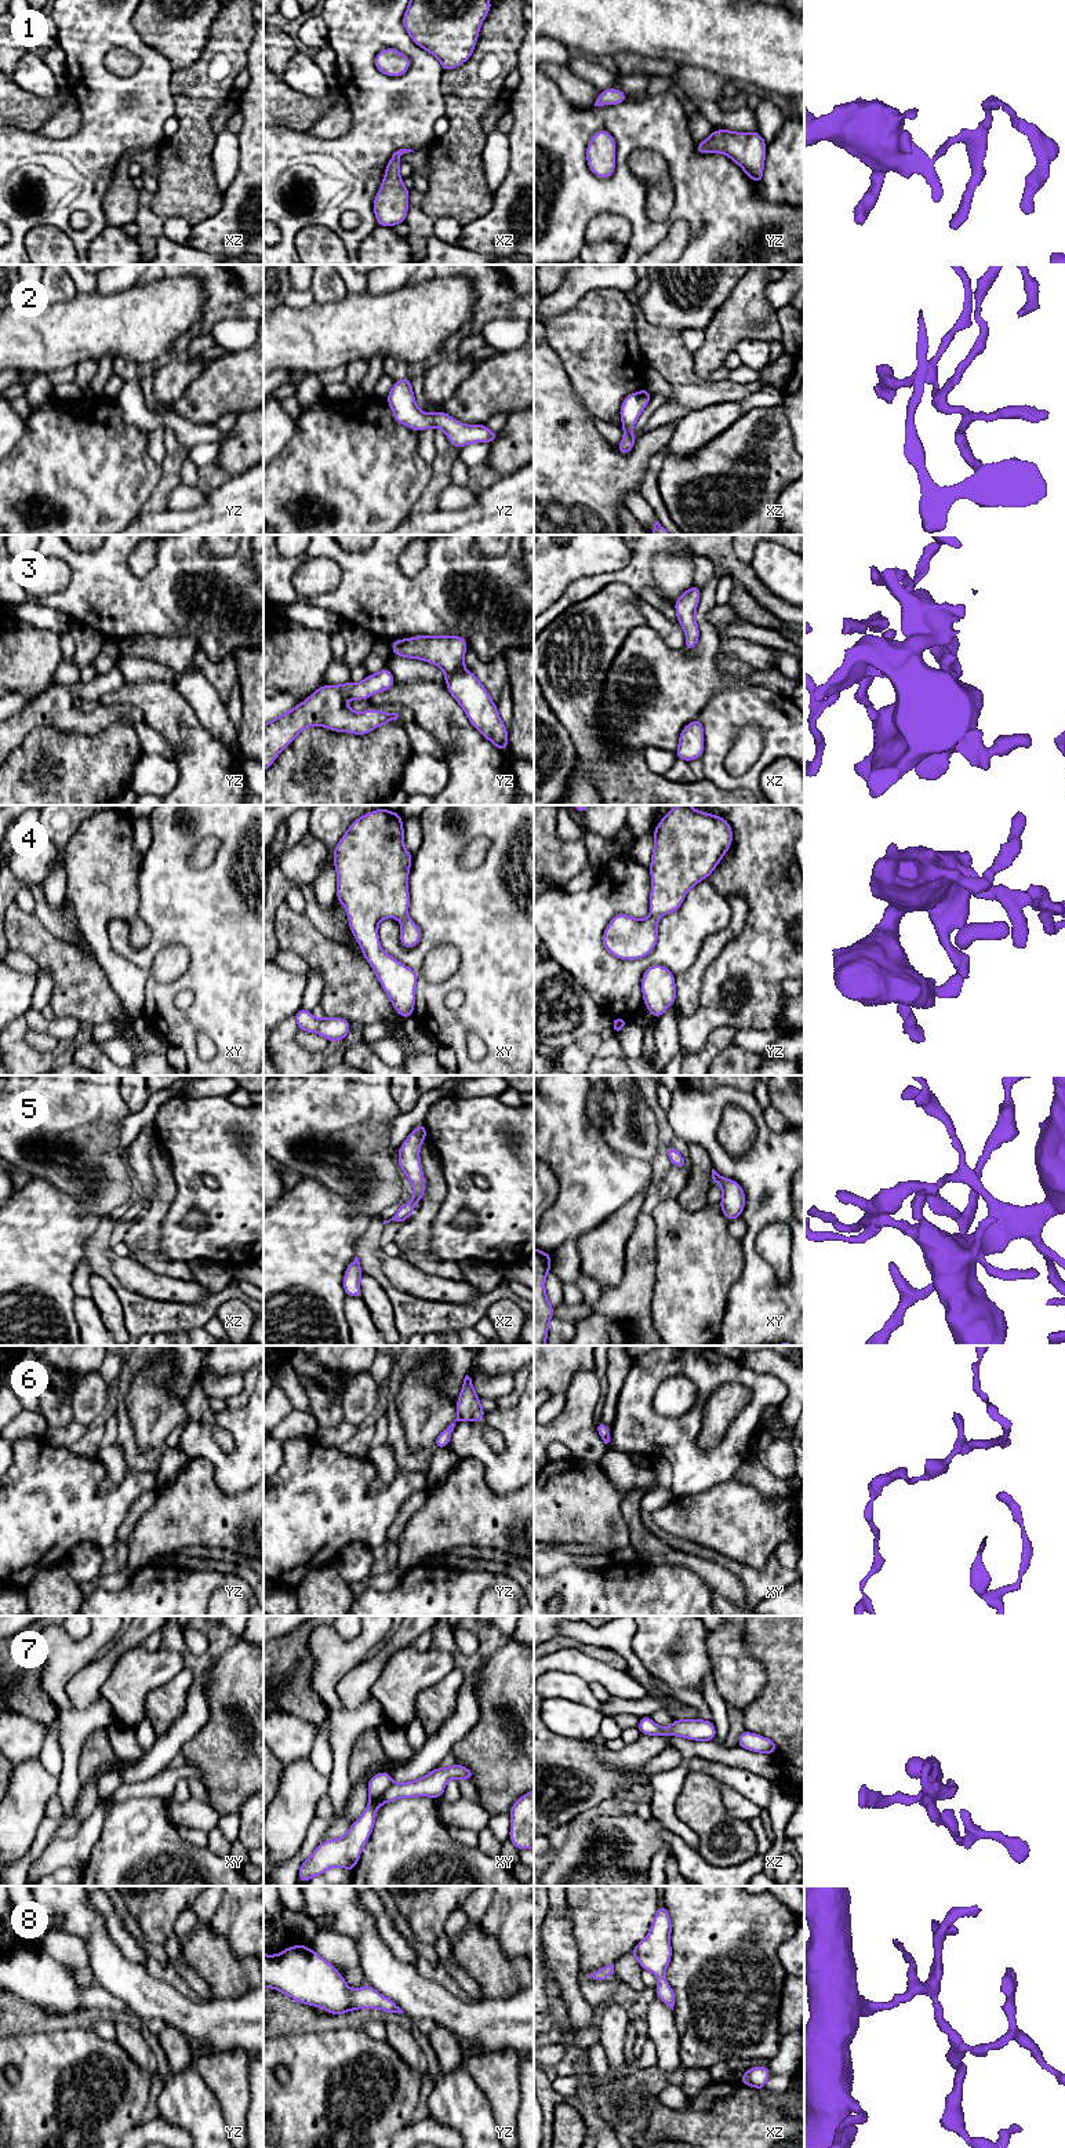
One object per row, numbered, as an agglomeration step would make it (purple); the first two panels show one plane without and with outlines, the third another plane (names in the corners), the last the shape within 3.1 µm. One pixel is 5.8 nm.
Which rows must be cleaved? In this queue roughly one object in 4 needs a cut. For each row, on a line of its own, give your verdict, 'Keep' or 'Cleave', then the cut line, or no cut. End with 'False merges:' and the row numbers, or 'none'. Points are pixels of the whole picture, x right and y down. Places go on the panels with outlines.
1: Keep. No split
2: Keep. No split
3: Keep. No split
4: Keep. No split
5: Keep. No split
6: Keep. No split
7: Keep. No split
8: Keep. No split
False merges: none

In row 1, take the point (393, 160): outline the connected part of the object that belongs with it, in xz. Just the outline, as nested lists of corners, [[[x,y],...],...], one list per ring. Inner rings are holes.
[[[400,149],[392,154],[385,170],[382,185],[374,199],[372,208],[378,226],[392,227],[406,222],[408,211],[408,193],[400,172],[399,157],[411,149]]]

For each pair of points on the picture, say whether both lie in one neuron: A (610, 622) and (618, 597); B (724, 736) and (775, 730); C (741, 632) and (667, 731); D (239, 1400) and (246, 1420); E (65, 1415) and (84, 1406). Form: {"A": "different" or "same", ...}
{"A": "same", "B": "same", "C": "different", "D": "different", "E": "different"}

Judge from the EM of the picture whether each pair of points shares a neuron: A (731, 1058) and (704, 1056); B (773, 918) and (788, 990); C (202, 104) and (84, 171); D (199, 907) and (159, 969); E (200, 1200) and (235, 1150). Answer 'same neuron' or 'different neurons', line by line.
A: different neurons
B: different neurons
C: different neurons
D: different neurons
E: same neuron

